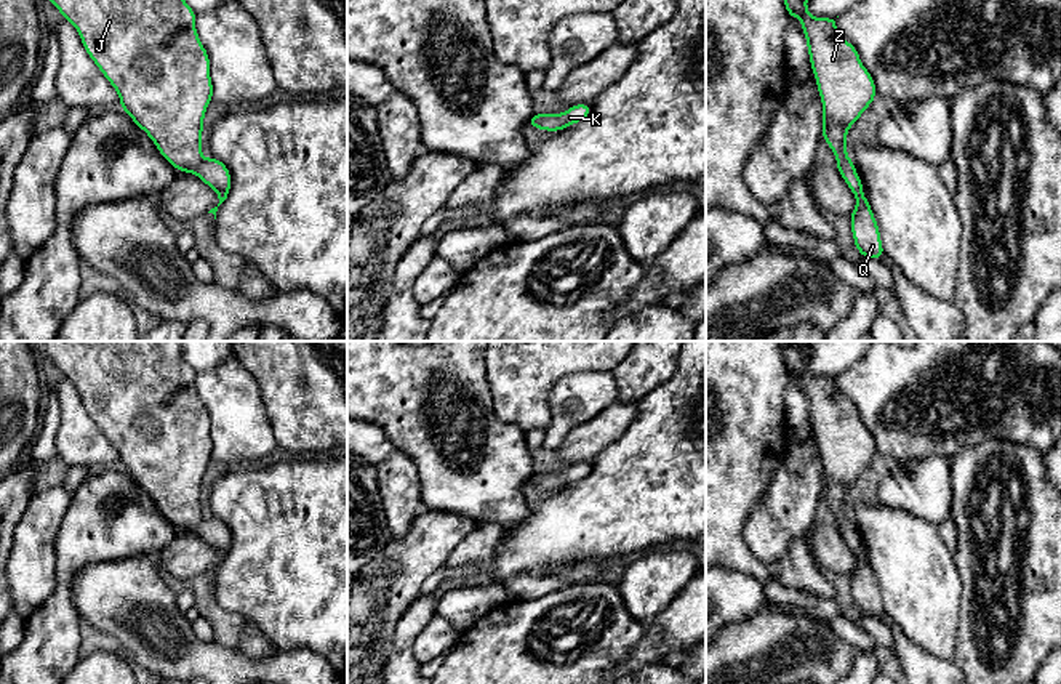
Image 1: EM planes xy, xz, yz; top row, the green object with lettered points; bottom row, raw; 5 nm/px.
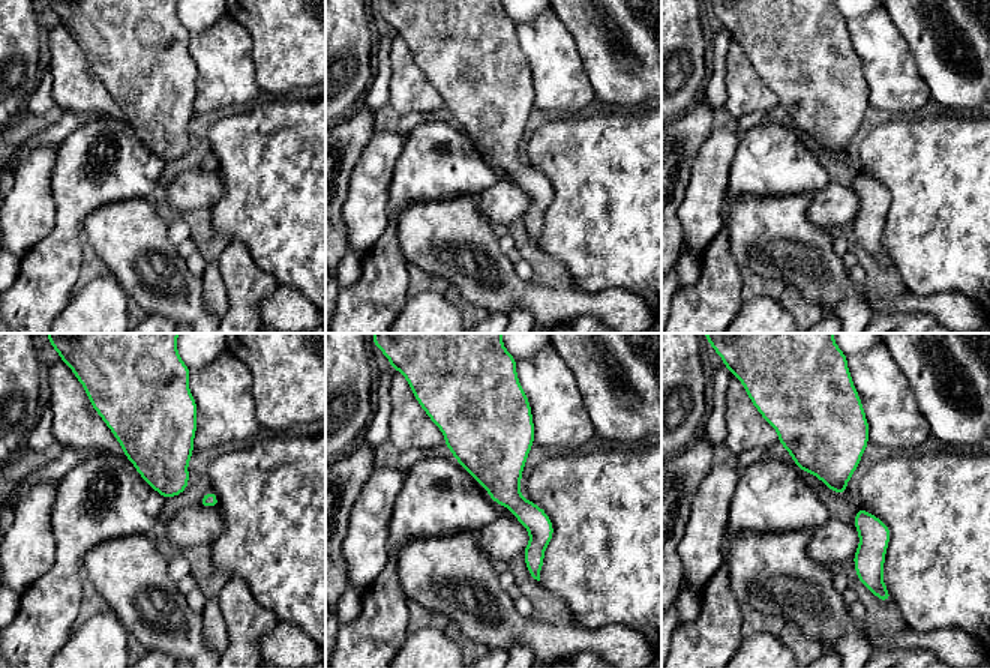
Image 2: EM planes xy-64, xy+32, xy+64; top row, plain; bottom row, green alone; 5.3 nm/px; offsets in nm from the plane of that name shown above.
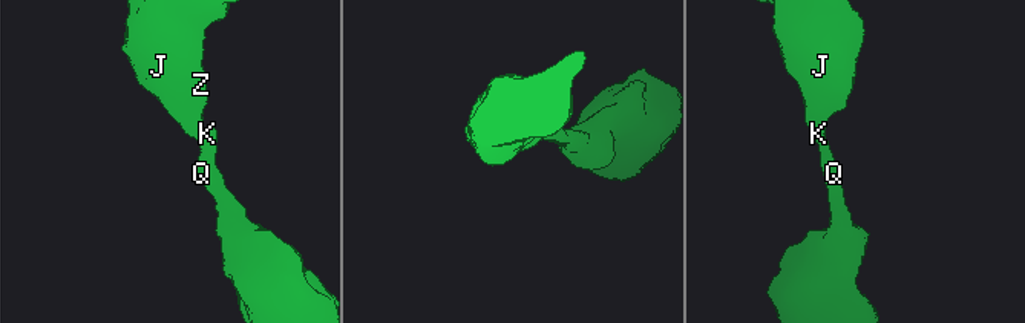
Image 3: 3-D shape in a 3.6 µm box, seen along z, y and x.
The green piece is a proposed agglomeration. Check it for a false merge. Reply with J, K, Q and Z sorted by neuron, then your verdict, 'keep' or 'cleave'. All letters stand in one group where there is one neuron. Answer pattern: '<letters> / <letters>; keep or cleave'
J K Q Z; keep

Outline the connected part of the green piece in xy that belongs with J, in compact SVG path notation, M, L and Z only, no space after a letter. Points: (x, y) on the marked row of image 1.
M50 0L59 11L61 18L67 19L78 32L80 40L83 43L85 51L93 59L93 62L99 67L102 75L109 80L109 83L115 88L120 98L120 109L123 109L131 120L147 133L147 136L154 141L155 147L162 154L162 157L174 167L178 171L194 173L197 175L206 186L210 186L219 199L219 203L211 208L208 213L214 215L218 207L227 199L230 192L230 171L219 159L202 157L202 133L203 133L203 117L206 114L208 104L213 101L213 82L210 77L210 56L198 38L195 29L197 13L184 2L184 0Z

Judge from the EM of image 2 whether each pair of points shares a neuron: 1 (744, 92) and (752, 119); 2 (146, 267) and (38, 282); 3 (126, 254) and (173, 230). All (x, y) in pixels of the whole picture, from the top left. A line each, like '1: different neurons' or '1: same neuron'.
1: different neurons
2: different neurons
3: different neurons

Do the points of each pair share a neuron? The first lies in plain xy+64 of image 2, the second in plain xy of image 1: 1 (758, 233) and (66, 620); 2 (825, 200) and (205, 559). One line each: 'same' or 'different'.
1: different
2: same

